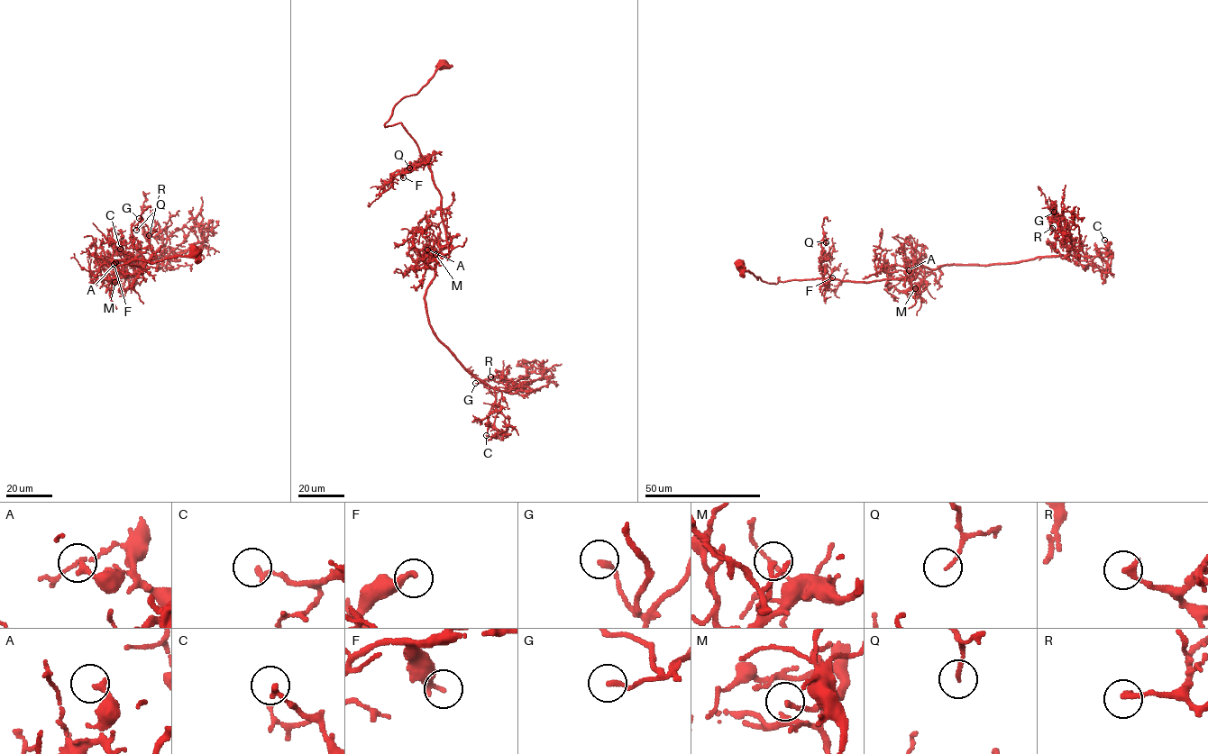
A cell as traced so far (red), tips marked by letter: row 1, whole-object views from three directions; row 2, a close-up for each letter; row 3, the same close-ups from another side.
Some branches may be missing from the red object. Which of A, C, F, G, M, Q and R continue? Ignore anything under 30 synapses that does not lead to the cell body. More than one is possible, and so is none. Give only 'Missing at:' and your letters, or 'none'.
Missing at: R

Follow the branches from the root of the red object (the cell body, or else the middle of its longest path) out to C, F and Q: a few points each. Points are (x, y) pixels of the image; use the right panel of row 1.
C: (740, 265), (775, 284), (780, 277), (911, 279), (914, 264), (938, 268), (1103, 257), (1104, 240)
F: (740, 265), (741, 270), (767, 283), (776, 284), (780, 277), (782, 281), (824, 278), (825, 287), (832, 277)
Q: (740, 265), (767, 283), (776, 284), (780, 277), (782, 281), (825, 279), (820, 261), (825, 233), (826, 242)

